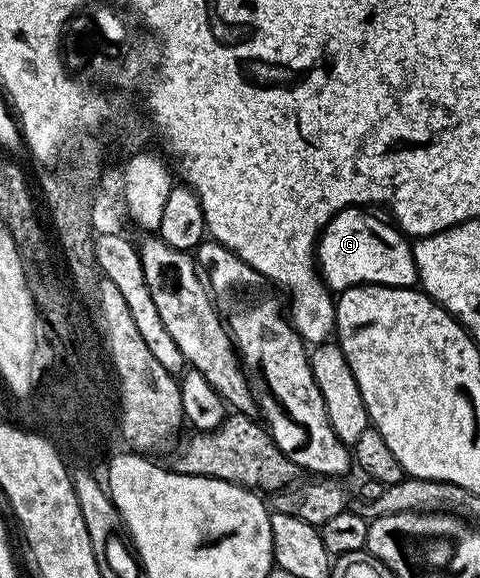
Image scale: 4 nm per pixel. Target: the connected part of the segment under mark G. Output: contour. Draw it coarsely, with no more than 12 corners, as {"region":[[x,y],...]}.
{"region":[[348,207],[322,229],[315,262],[333,293],[416,288],[413,243]]}

